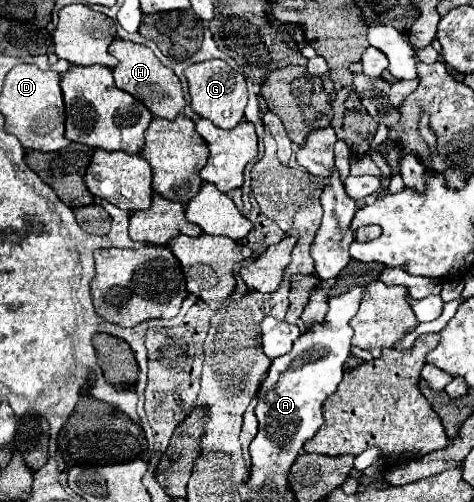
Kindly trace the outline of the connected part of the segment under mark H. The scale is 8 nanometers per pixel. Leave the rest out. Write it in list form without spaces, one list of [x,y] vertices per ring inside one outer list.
[[[113,39],[113,43],[109,45],[109,53],[119,59],[119,65],[113,69],[115,85],[119,89],[123,89],[129,95],[133,95],[135,99],[143,101],[143,105],[155,117],[175,119],[181,113],[181,109],[185,107],[181,83],[175,77],[175,73],[169,67],[165,67],[147,45],[137,45],[133,41],[123,41],[123,39]]]

